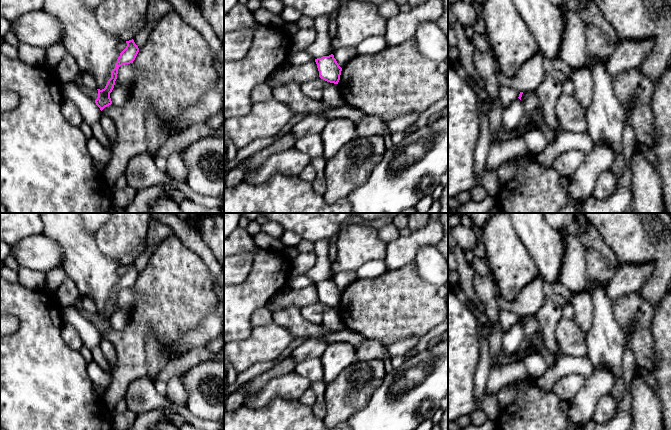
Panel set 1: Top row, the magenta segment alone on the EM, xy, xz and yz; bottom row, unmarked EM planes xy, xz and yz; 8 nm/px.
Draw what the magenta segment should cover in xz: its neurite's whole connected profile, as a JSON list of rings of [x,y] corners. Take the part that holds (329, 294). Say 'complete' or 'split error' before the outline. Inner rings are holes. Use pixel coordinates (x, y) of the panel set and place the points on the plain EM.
complete; [[[334,279],[323,280],[315,283],[319,301],[327,306],[338,308],[342,292],[337,287]]]

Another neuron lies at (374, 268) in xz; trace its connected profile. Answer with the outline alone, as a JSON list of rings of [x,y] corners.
[[[371,260],[366,262],[356,271],[357,279],[373,279],[377,278],[389,270],[385,260]]]

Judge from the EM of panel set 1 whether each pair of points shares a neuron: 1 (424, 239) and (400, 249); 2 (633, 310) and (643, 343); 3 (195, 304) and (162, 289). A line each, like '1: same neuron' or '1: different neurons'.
1: same neuron
2: same neuron
3: same neuron

